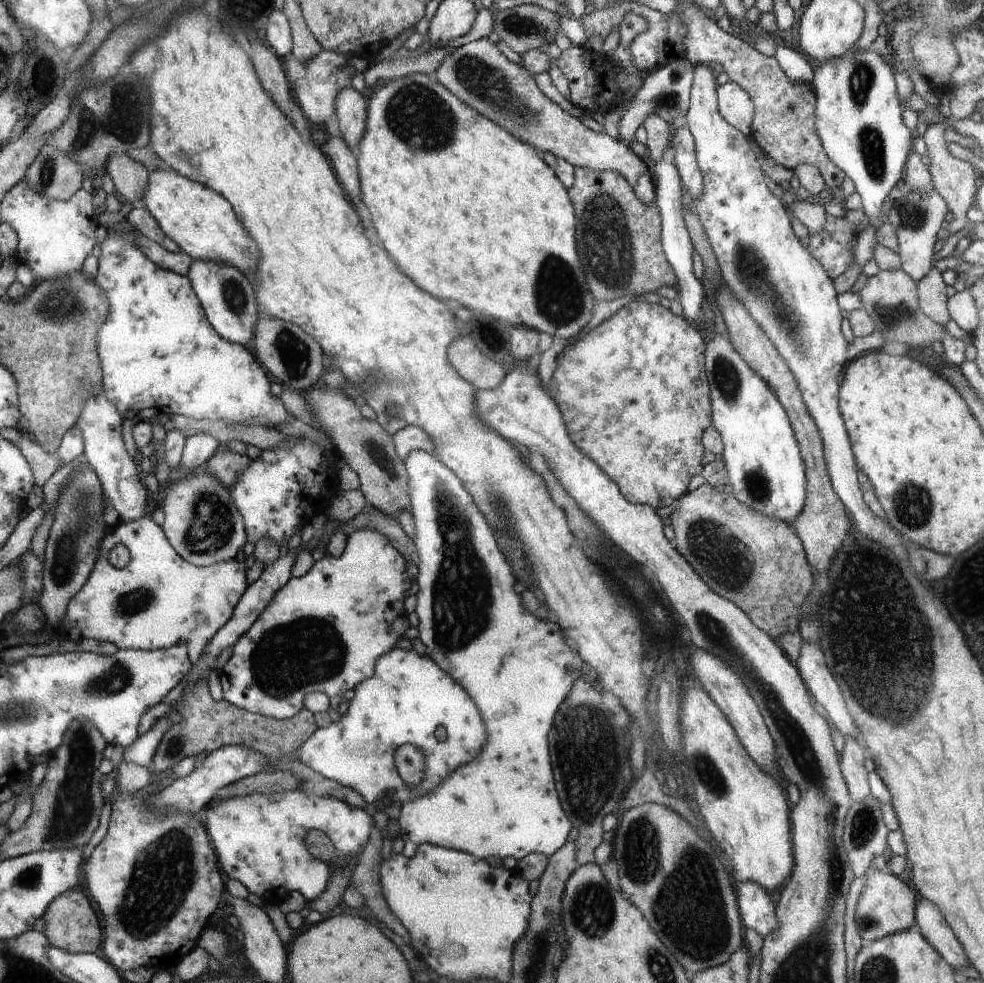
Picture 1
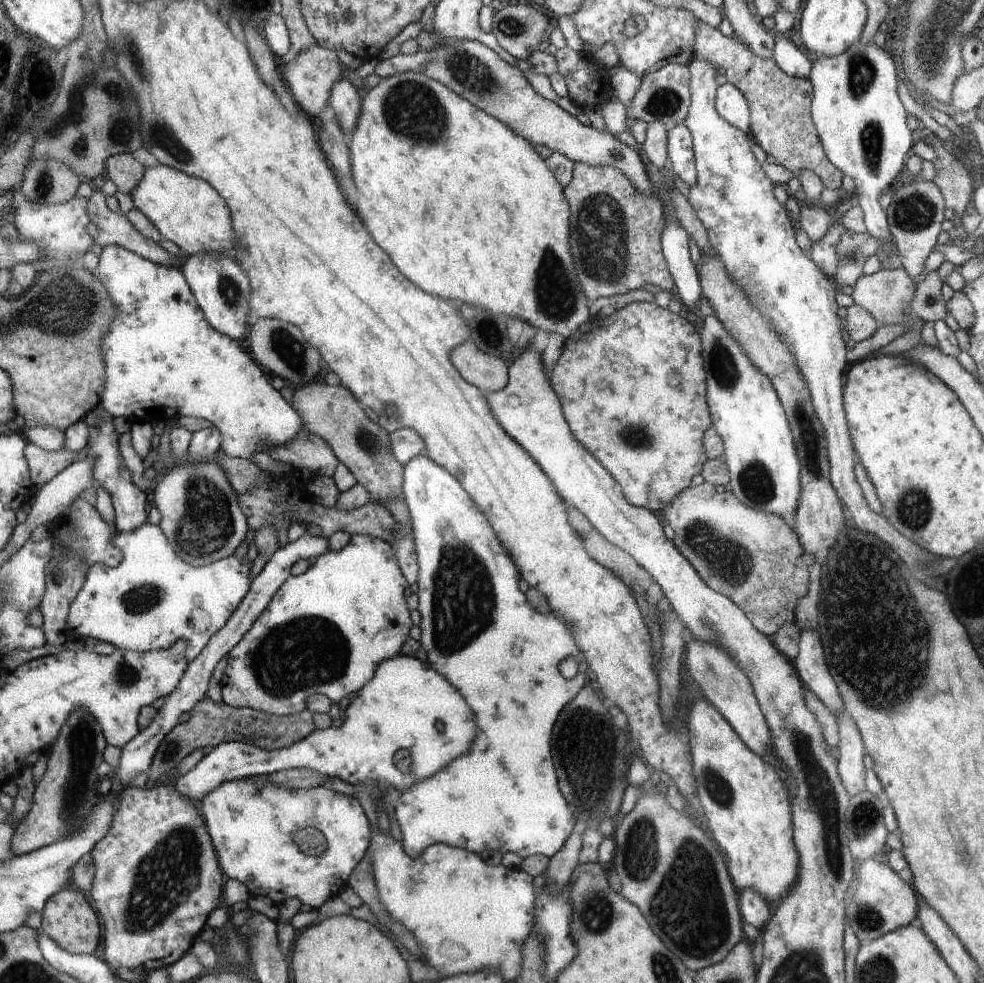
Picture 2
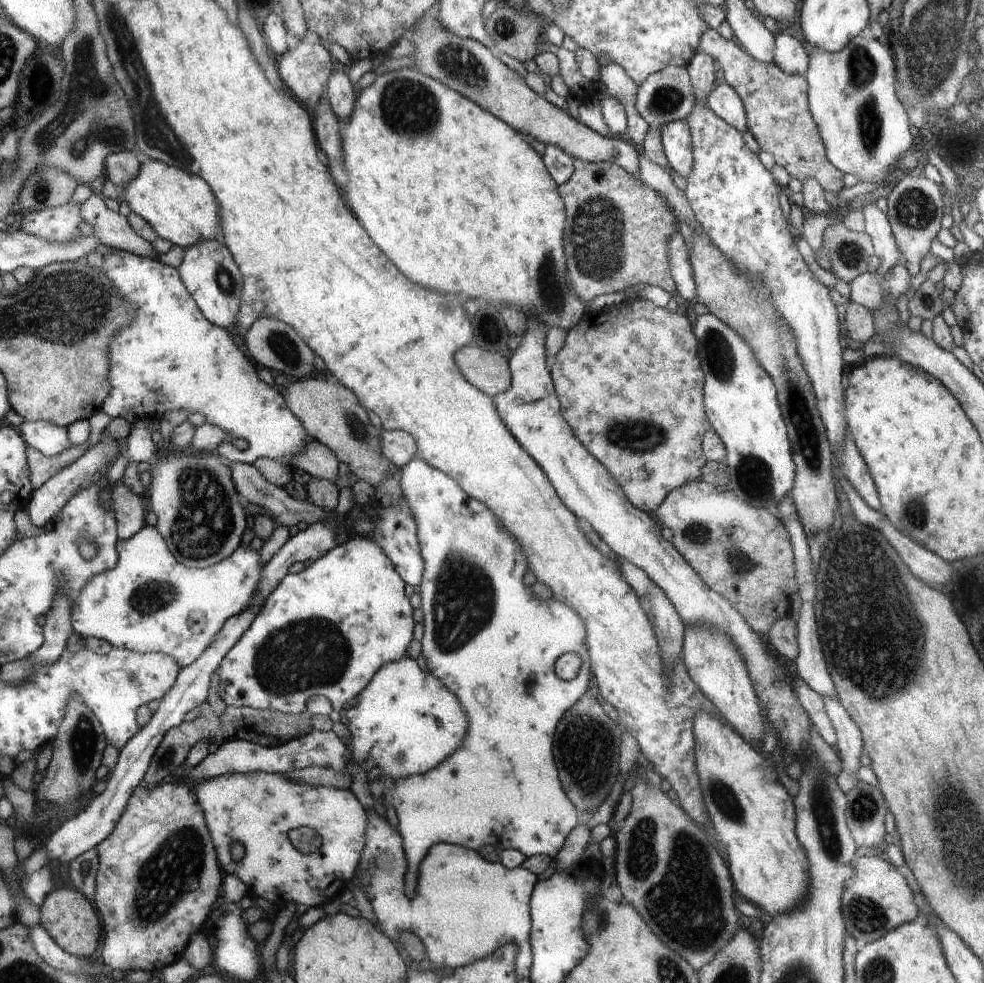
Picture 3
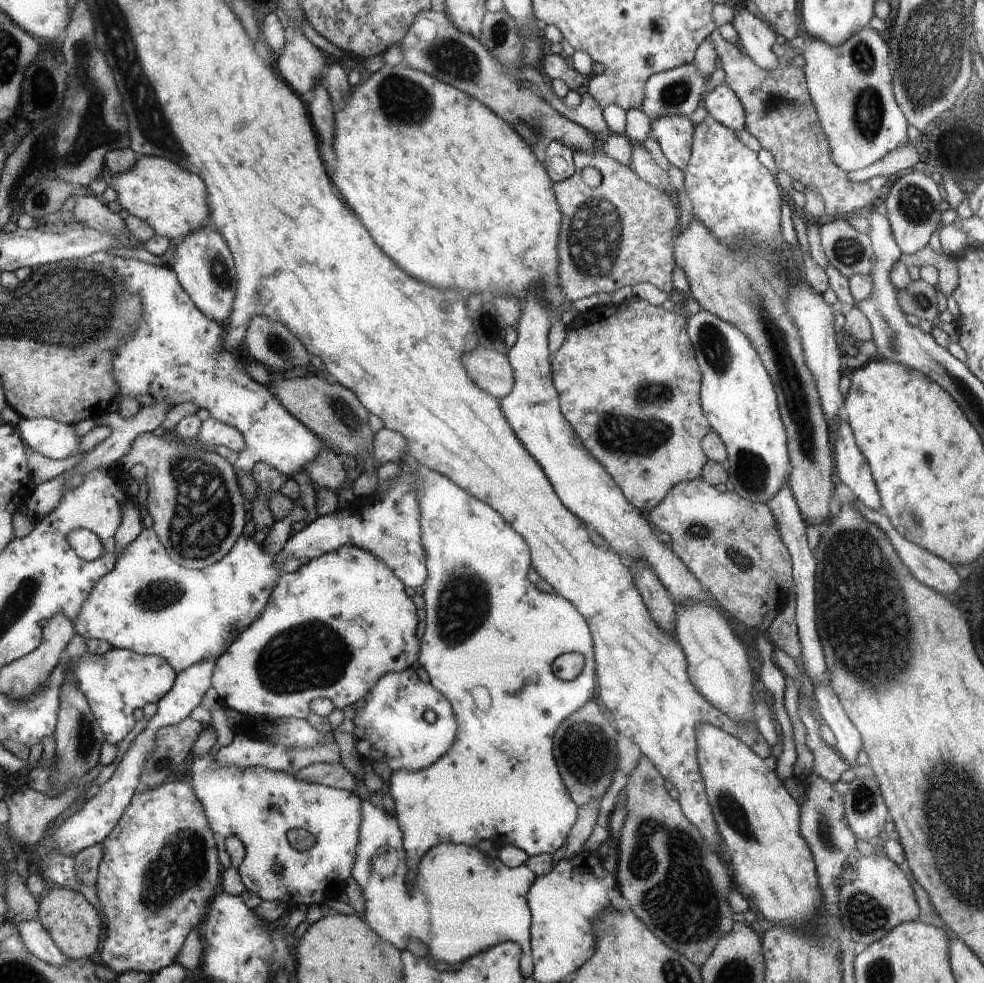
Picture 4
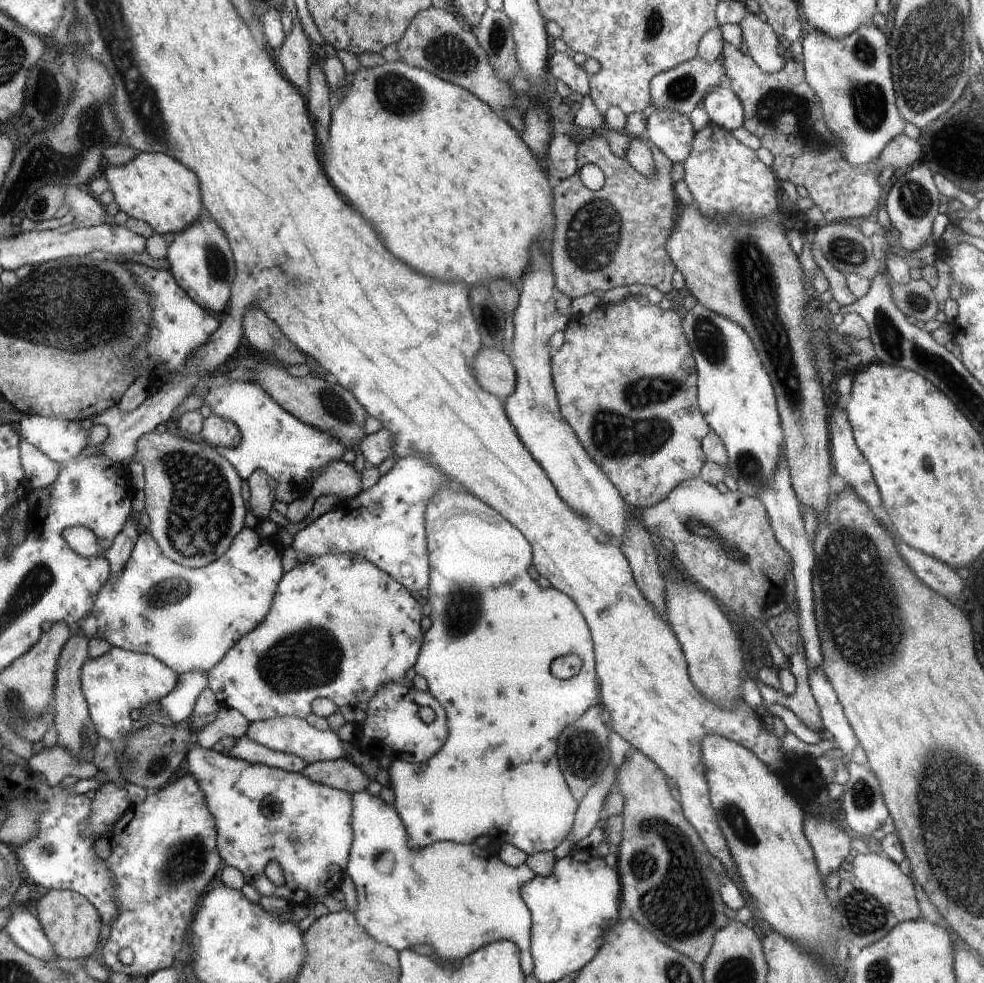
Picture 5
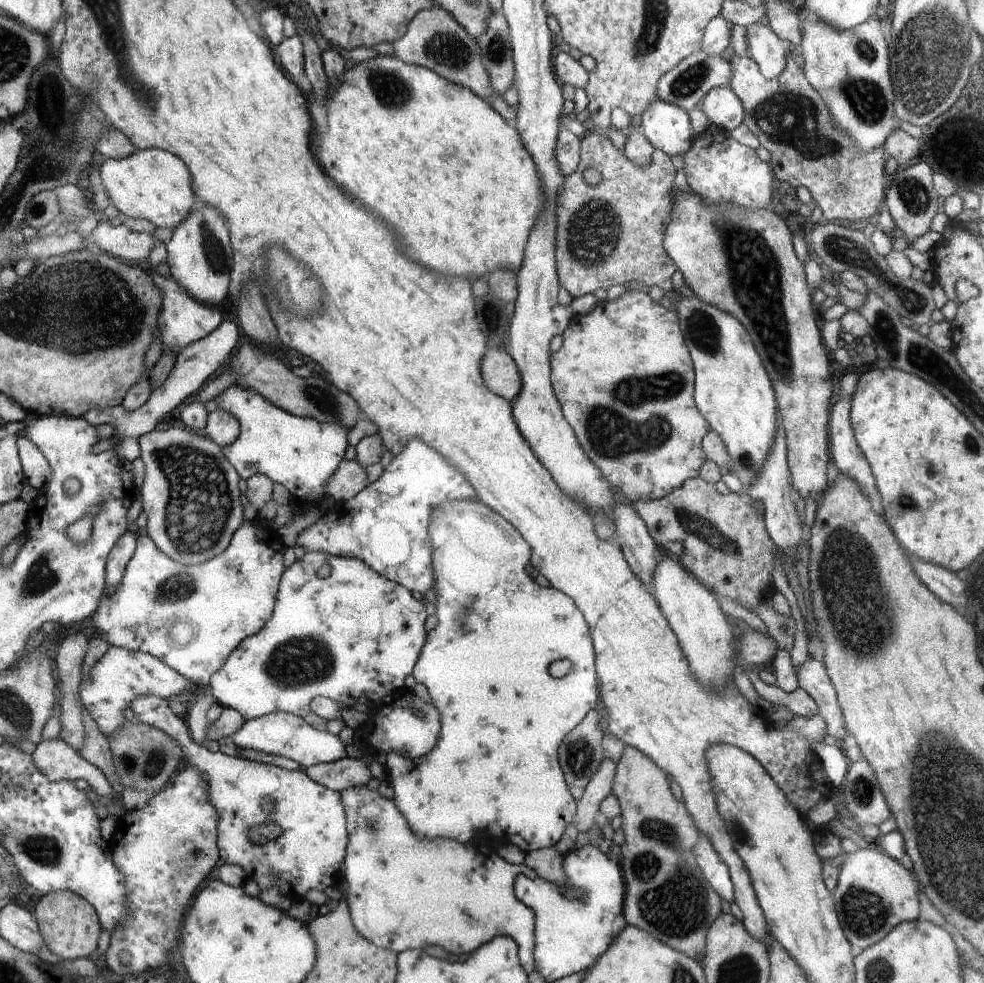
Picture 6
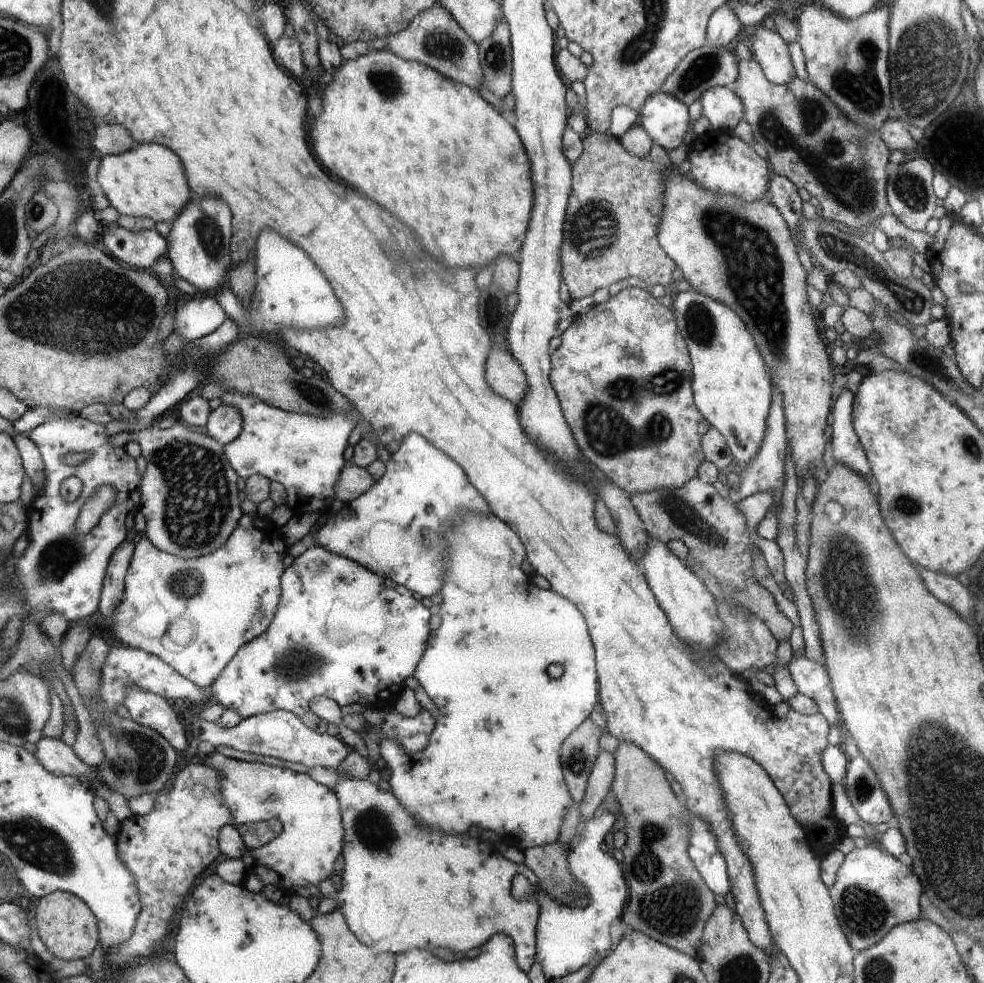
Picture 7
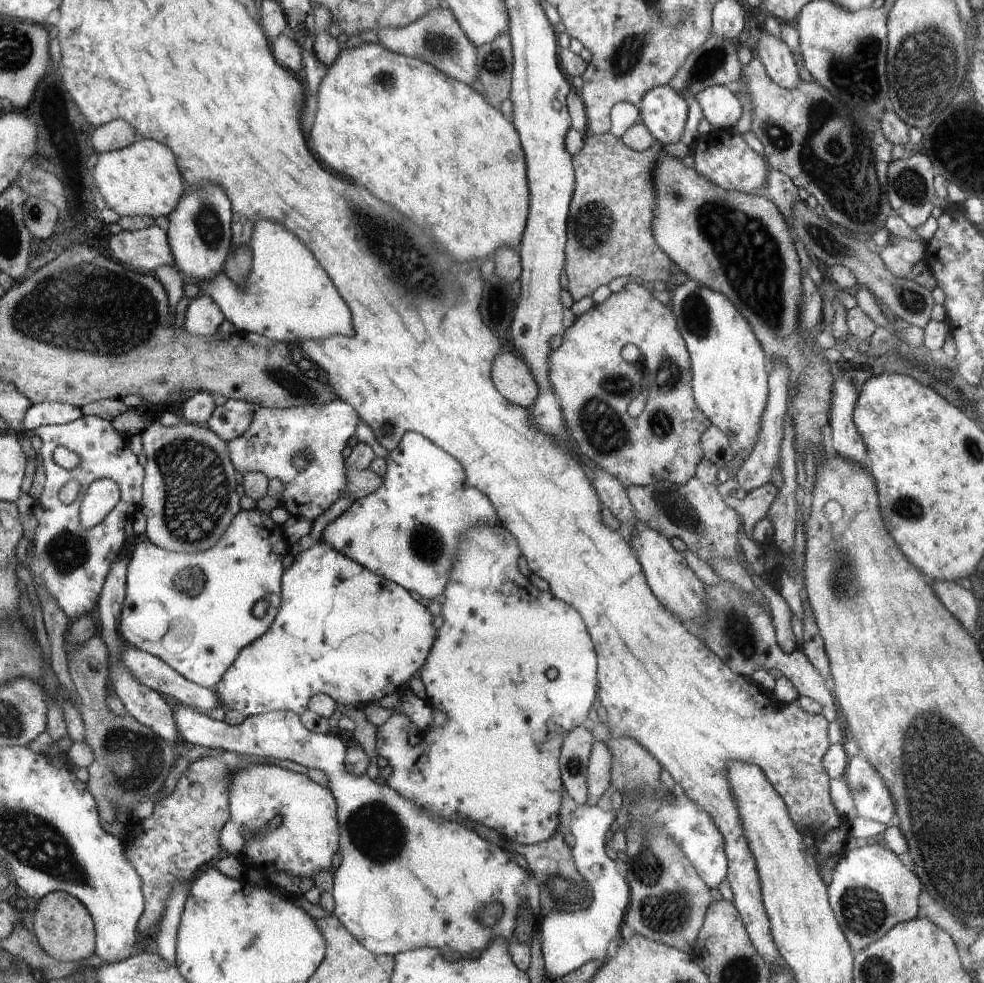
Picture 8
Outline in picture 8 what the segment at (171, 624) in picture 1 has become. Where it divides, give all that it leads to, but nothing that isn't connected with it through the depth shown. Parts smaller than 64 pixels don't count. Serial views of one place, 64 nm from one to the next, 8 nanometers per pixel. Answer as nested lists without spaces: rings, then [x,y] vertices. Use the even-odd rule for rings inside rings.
[[[257,508],[250,511],[241,509],[226,528],[220,542],[204,552],[170,552],[149,540],[140,542],[130,552],[127,566],[126,596],[118,624],[120,636],[125,644],[161,658],[180,676],[200,686],[214,689],[228,667],[237,659],[240,650],[266,634],[274,622],[282,602],[281,578],[285,571],[282,560],[289,554],[289,548],[290,543],[286,540],[283,527]],[[260,600],[268,602],[268,610],[262,618],[256,617],[253,612],[254,605]],[[176,620],[180,632],[184,628],[184,636],[174,634],[174,640],[178,638],[178,650],[170,650],[162,644],[162,638],[170,632],[170,624]]]

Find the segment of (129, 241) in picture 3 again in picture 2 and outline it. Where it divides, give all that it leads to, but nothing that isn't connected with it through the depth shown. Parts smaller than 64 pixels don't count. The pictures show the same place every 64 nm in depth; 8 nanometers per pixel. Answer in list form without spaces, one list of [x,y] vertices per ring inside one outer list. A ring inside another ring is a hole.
[[[93,190],[88,199],[88,216],[94,222],[94,226],[100,230],[100,235],[94,244],[100,246],[122,246],[142,258],[160,264],[160,266],[172,266],[176,270],[182,270],[188,256],[180,258],[172,257],[166,250],[160,248],[159,243],[142,236],[125,215],[116,214],[108,208],[105,202],[105,194],[101,190]]]

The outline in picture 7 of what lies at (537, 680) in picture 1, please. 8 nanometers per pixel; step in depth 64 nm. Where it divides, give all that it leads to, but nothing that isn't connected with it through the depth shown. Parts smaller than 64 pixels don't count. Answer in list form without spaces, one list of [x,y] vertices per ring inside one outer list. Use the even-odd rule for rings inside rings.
[[[462,512],[460,516],[456,516],[448,522],[448,526],[444,530],[444,538],[446,538],[446,552],[444,552],[444,560],[442,560],[442,566],[444,566],[442,588],[440,588],[442,602],[438,612],[441,624],[436,630],[431,630],[424,656],[412,674],[420,684],[419,686],[424,688],[430,700],[436,704],[440,715],[436,728],[428,740],[428,746],[422,752],[402,756],[400,752],[404,748],[400,748],[398,742],[394,742],[390,738],[382,738],[382,742],[379,744],[382,756],[381,764],[390,769],[389,783],[392,787],[392,794],[400,800],[400,806],[404,804],[404,808],[408,808],[408,812],[412,812],[416,816],[416,820],[426,826],[432,826],[432,828],[444,830],[444,832],[458,832],[458,834],[468,832],[470,826],[480,826],[480,828],[496,832],[502,842],[513,844],[522,850],[554,844],[560,836],[564,816],[575,804],[564,780],[562,764],[560,764],[560,749],[564,739],[568,738],[568,735],[572,734],[577,726],[590,717],[596,700],[599,698],[594,648],[592,648],[592,640],[588,636],[586,620],[576,610],[576,606],[572,606],[566,598],[552,592],[552,588],[546,590],[536,586],[528,575],[524,574],[524,570],[522,570],[522,563],[526,560],[524,544],[518,540],[518,534],[492,512],[488,512],[488,514]],[[552,664],[558,664],[564,668],[564,674],[556,680],[546,674],[546,668]]]

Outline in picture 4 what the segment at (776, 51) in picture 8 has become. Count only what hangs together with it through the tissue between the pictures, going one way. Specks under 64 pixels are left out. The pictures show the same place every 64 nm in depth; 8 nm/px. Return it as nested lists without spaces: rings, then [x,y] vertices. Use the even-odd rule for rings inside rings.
[[[734,4],[732,8],[736,12],[731,23],[738,34],[739,47],[764,70],[781,66],[779,58],[772,51],[778,34],[744,6]]]

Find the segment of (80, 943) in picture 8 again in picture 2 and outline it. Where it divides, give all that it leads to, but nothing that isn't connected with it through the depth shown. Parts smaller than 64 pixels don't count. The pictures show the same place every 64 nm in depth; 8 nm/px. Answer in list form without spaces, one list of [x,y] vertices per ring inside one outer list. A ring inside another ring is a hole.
[[[66,890],[57,892],[46,902],[41,912],[42,930],[52,942],[72,954],[94,954],[100,944],[100,922],[82,892]]]

